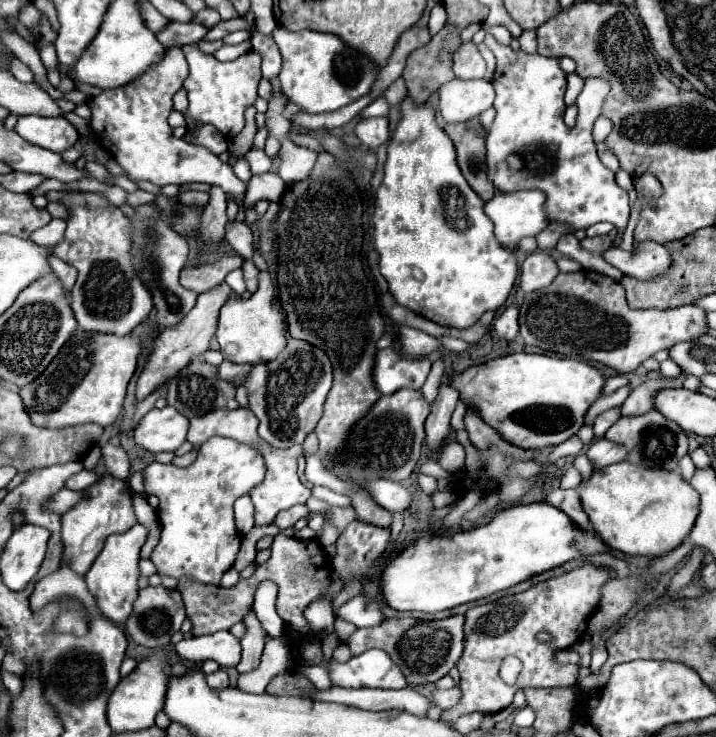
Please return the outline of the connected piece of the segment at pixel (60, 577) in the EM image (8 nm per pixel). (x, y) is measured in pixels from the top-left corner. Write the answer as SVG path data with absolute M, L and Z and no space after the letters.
M63 565L59 571L55 571L53 575L45 577L43 581L37 583L35 593L31 595L31 609L37 611L59 595L75 595L81 599L81 603L87 609L93 609L97 605L95 597L89 595L85 579L79 577L77 573L73 573L67 565Z

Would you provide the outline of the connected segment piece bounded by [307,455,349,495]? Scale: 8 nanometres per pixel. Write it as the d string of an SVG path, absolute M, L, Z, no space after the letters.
M317 455L307 457L307 479L313 485L325 485L325 487L329 487L329 489L333 489L333 491L337 491L341 495L349 495L349 485L337 481L337 477L333 477L333 475L329 475L325 471L325 467L321 465Z

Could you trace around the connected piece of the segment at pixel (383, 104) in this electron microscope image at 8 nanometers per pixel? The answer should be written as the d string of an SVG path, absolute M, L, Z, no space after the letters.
M379 97L377 101L373 101L367 109L361 111L361 117L381 117L381 115L387 115L389 113L389 103L385 97Z

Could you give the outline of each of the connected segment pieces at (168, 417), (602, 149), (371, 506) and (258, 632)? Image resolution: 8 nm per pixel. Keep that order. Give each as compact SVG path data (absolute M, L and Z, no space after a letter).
M151 409L135 429L135 443L151 453L177 451L189 429L189 419L177 409Z
M597 143L597 153L599 153L599 159L605 167L609 167L611 171L617 171L619 169L619 161L617 157L613 155L613 151L605 145L605 143Z
M359 489L351 495L351 505L357 513L357 519L363 521L363 523L371 523L371 525L377 525L377 527L391 527L391 521L393 521L393 513L379 507L373 497L369 497L367 491Z
M253 609L247 611L243 625L245 625L245 635L239 639L241 647L243 647L243 657L237 665L239 673L247 673L247 671L255 669L259 665L261 651L263 651L263 645L265 645L265 631L263 631L263 627L261 627Z

